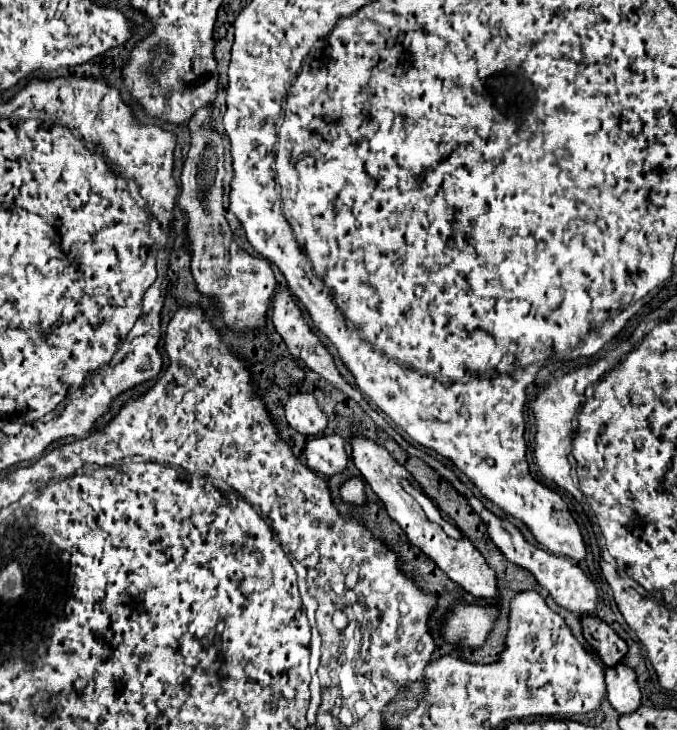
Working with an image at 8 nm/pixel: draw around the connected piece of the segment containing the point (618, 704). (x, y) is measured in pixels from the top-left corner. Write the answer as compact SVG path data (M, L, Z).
M626 664L606 668L606 698L618 714L632 714L638 710L642 694L632 668Z

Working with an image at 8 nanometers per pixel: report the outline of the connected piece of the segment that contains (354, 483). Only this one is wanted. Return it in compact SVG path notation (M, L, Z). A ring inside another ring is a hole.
M352 478L348 482L342 484L340 488L340 496L344 502L348 504L364 504L366 496L364 496L364 480L362 478Z

